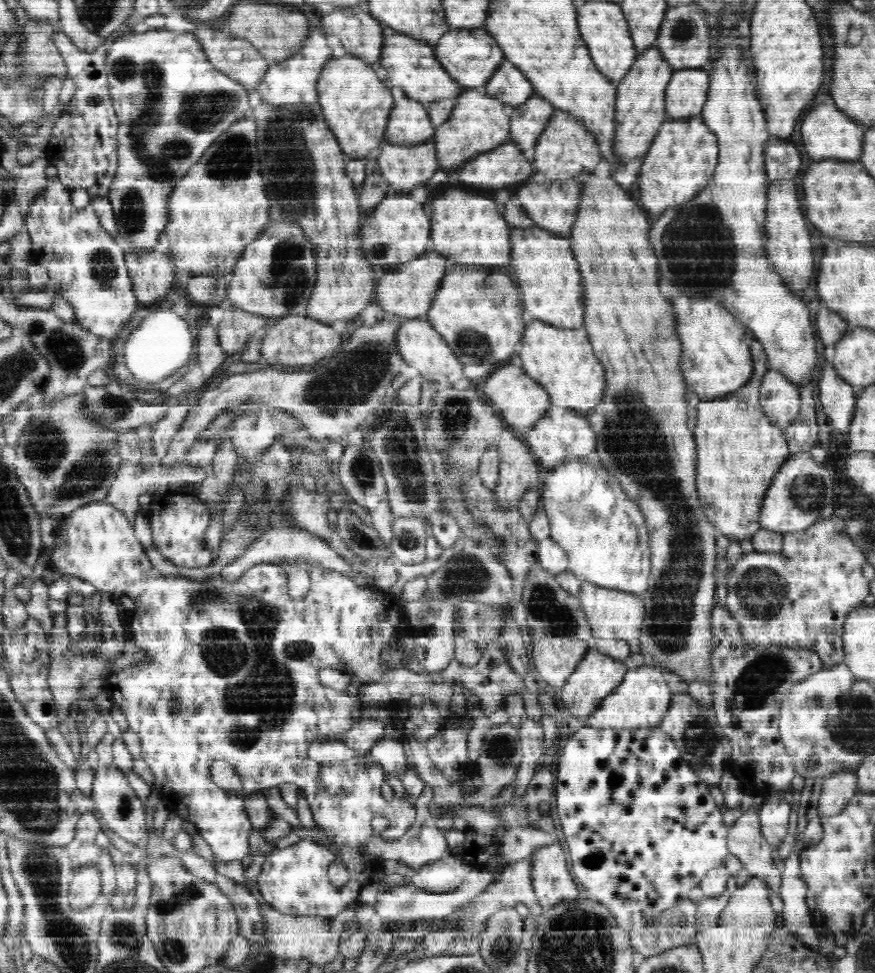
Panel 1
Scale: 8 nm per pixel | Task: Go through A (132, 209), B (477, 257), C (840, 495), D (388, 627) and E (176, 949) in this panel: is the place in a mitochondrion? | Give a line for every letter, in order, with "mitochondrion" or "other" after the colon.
A: mitochondrion
B: other
C: mitochondrion
D: other
E: mitochondrion

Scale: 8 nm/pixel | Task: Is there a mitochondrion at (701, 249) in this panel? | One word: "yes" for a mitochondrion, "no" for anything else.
yes

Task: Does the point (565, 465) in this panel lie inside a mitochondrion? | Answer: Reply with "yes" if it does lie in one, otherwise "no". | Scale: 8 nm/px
no

